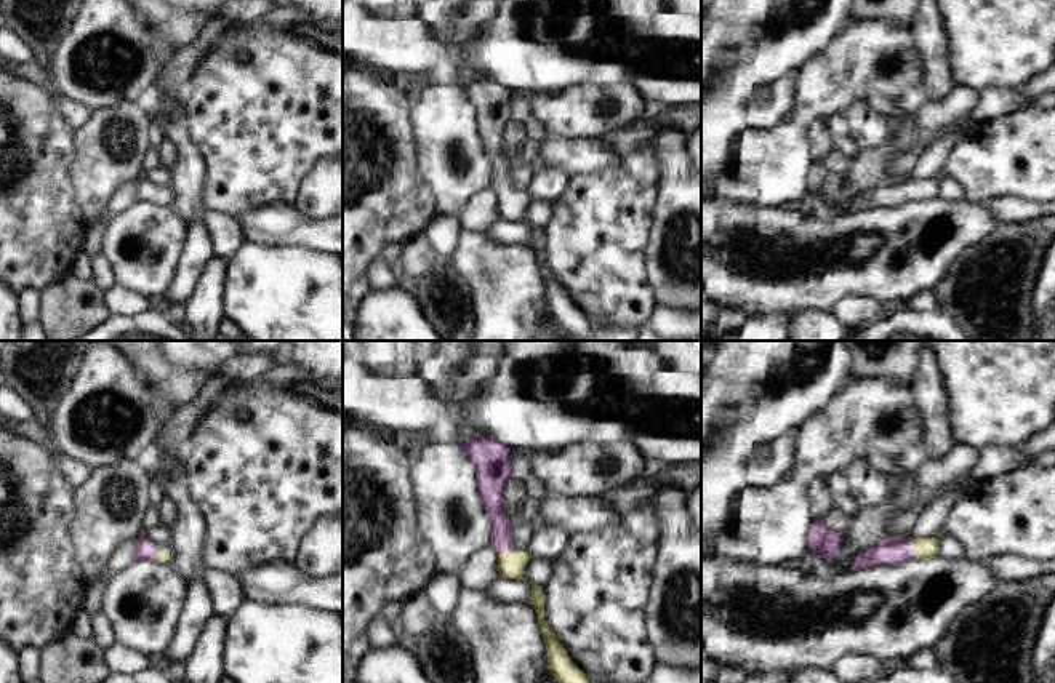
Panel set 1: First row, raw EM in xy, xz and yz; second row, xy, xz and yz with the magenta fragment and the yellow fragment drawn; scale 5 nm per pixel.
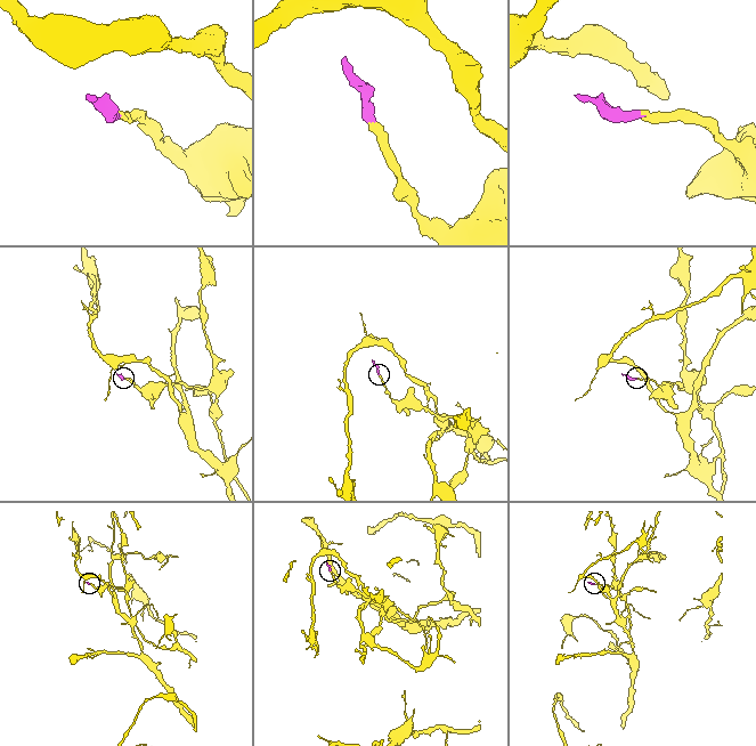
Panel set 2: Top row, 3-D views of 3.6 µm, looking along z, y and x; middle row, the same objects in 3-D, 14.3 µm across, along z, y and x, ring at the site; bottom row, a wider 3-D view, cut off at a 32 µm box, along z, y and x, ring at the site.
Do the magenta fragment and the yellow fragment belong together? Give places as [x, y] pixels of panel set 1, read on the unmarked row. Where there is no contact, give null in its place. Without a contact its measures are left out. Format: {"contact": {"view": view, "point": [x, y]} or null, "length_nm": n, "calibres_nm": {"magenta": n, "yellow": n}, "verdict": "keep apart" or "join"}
{"contact": {"view": "yz", "point": [913, 192]}, "length_nm": 90, "calibres_nm": {"magenta": 140, "yellow": 110}, "verdict": "join"}

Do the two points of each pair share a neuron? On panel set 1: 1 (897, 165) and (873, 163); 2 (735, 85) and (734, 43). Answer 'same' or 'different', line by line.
1: different
2: same

